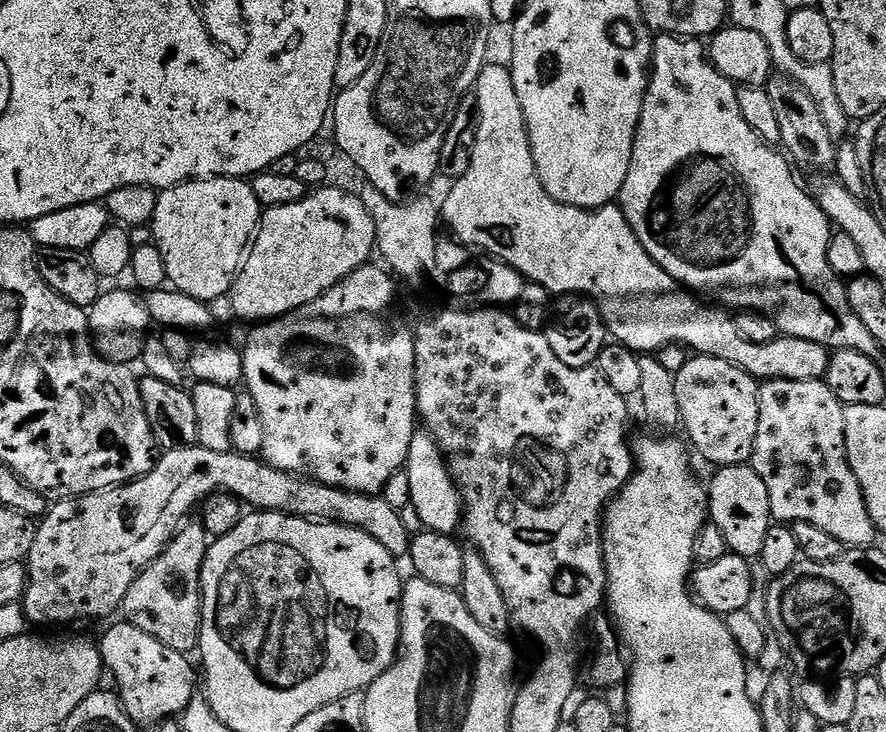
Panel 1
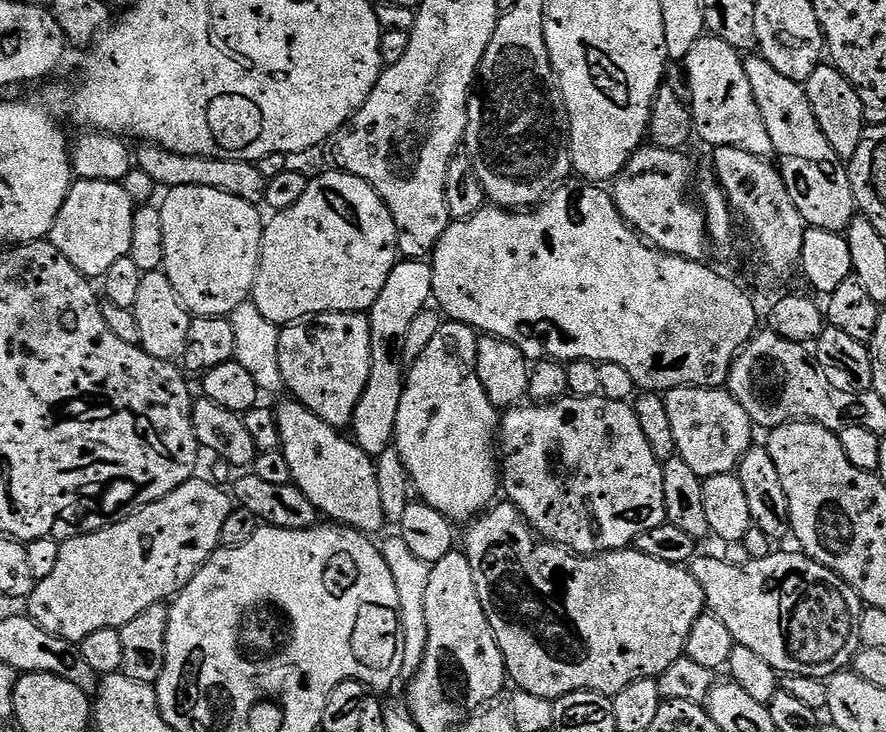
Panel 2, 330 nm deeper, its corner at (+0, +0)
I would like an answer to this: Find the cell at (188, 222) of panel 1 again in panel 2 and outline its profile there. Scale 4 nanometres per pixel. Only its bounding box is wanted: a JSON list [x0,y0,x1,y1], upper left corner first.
[158,186,265,317]

